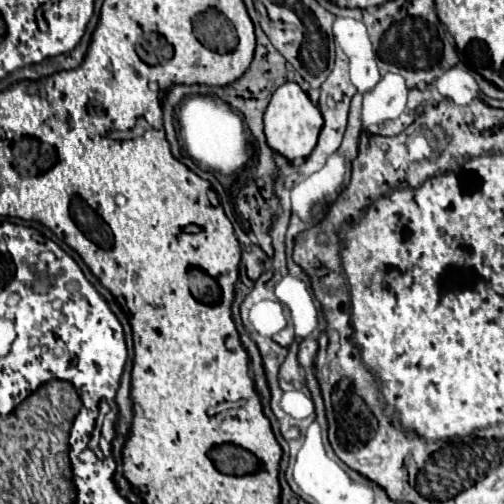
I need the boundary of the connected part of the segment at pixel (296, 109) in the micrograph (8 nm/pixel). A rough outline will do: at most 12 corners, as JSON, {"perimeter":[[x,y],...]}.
{"perimeter":[[297,82],[275,90],[265,136],[289,160],[307,158],[321,110]]}

